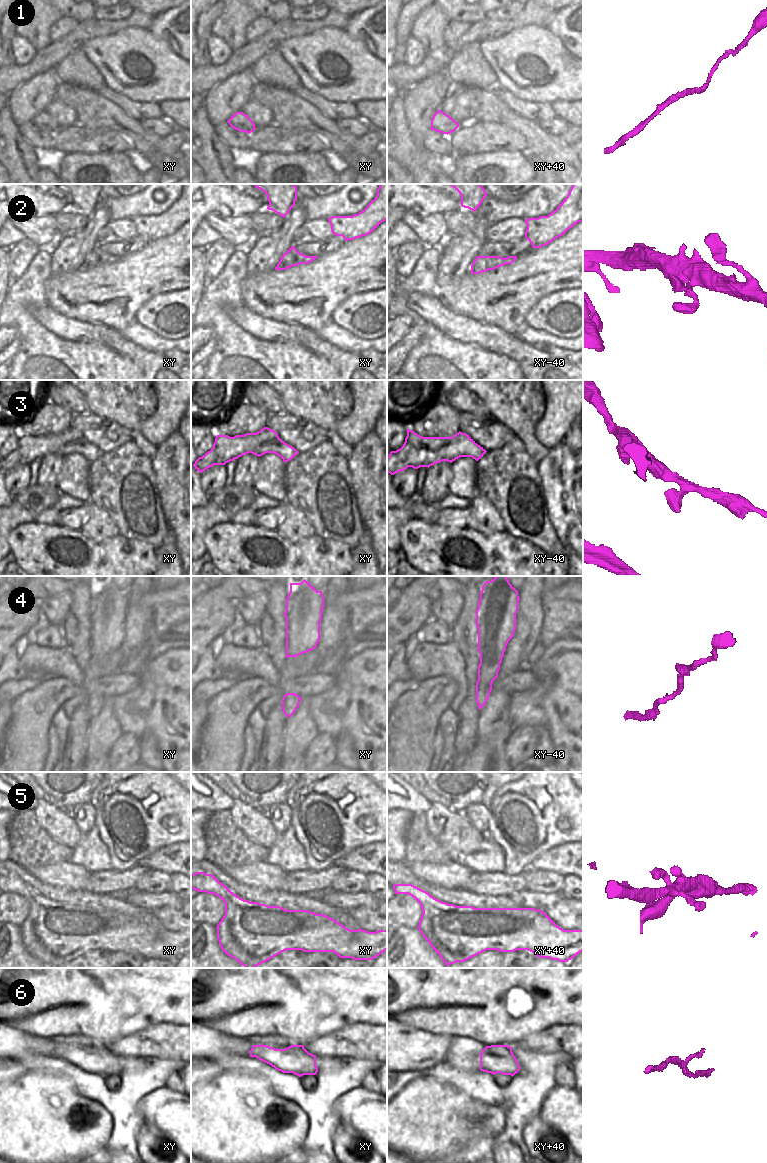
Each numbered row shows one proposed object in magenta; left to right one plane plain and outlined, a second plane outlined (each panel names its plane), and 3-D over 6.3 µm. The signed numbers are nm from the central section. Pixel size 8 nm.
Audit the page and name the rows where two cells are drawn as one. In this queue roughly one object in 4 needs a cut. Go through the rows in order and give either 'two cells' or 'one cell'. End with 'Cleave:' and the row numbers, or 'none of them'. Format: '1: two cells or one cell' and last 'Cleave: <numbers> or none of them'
1: one cell
2: one cell
3: one cell
4: one cell
5: one cell
6: one cell
Cleave: none of them

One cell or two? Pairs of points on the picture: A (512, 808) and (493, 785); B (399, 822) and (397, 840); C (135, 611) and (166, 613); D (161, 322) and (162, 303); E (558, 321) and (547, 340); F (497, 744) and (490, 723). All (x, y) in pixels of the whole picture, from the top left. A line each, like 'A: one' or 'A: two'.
A: two
B: one
C: two
D: one
E: two
F: two

